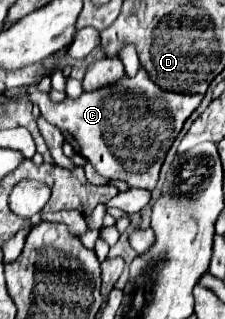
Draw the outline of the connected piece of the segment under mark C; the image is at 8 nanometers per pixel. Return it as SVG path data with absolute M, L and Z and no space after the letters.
M140 69L136 77L126 77L92 93L82 93L78 99L52 103L46 95L48 93L40 93L32 99L32 103L38 105L40 115L58 125L66 141L86 157L102 177L122 179L138 189L156 187L168 149L184 121L202 101L202 95L182 95L160 89L150 81L144 69Z

